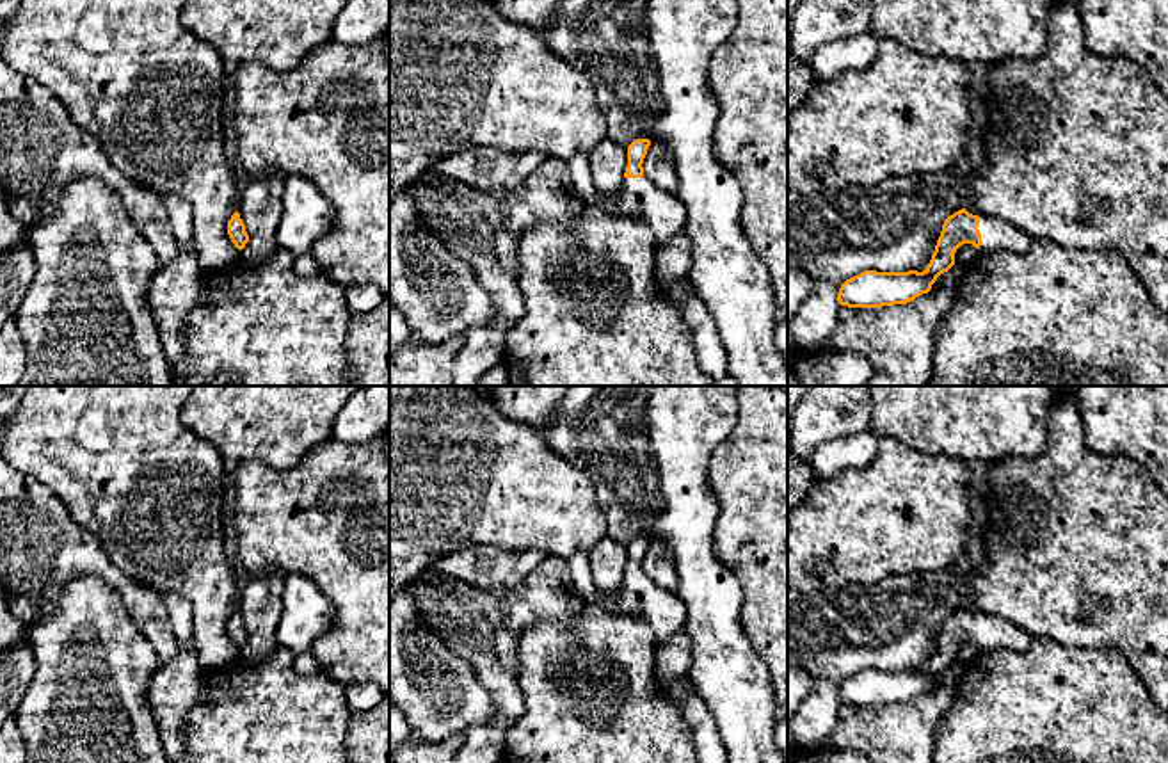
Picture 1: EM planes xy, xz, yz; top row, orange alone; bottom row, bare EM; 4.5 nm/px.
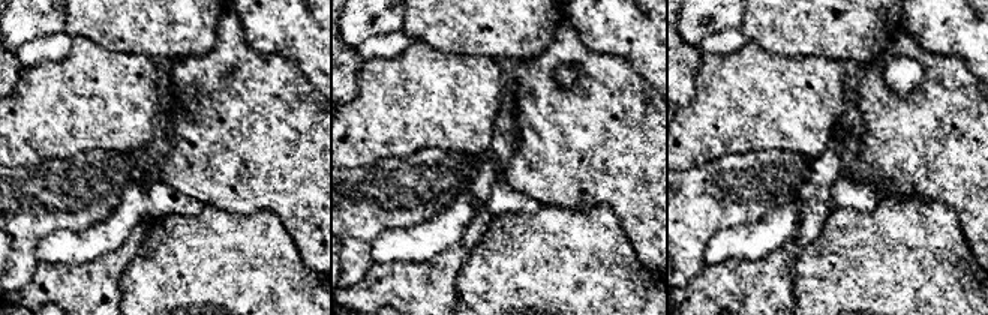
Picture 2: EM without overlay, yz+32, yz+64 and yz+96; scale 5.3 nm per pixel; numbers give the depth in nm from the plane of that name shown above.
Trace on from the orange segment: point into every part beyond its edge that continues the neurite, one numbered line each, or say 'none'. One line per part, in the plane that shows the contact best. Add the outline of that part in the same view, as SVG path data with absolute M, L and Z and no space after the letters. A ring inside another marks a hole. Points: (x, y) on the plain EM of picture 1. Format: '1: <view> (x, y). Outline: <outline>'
1: yz (996, 634). Outline: M978 614L978 628L981 631L981 651L1026 651L1031 644L1031 635L1006 619Z

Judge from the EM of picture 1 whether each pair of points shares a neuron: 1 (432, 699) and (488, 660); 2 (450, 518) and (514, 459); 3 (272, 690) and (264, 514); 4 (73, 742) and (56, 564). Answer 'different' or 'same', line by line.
1: different
2: same
3: different
4: different

